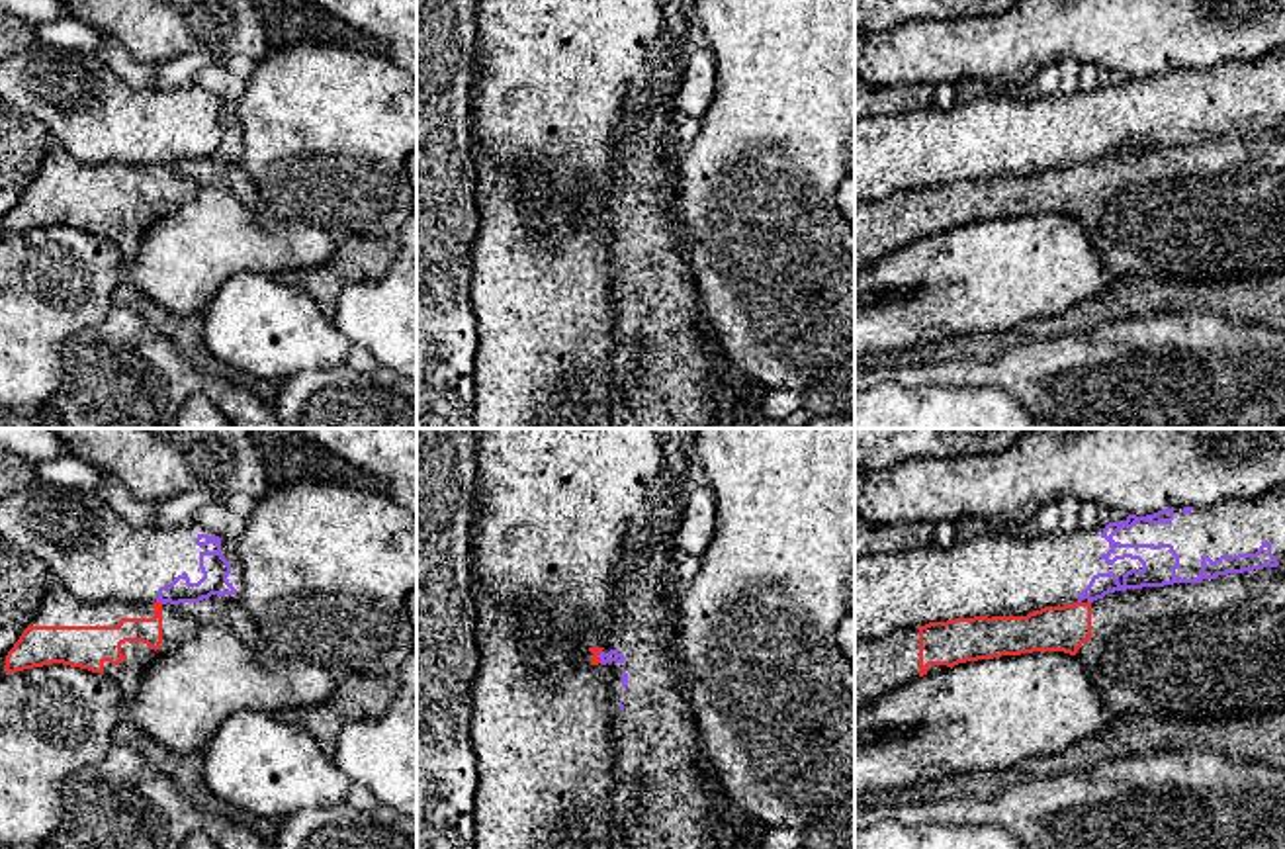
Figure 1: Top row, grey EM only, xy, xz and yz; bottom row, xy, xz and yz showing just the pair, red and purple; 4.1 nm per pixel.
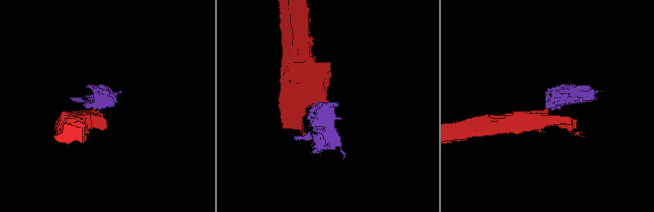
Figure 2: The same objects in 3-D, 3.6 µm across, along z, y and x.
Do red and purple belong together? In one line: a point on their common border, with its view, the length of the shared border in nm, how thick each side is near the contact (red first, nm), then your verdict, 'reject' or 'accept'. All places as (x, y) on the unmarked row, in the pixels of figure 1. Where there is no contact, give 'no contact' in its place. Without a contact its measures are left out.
contact xy (161, 165); length 30 nm; calibres 110 and 110 nm; reject

